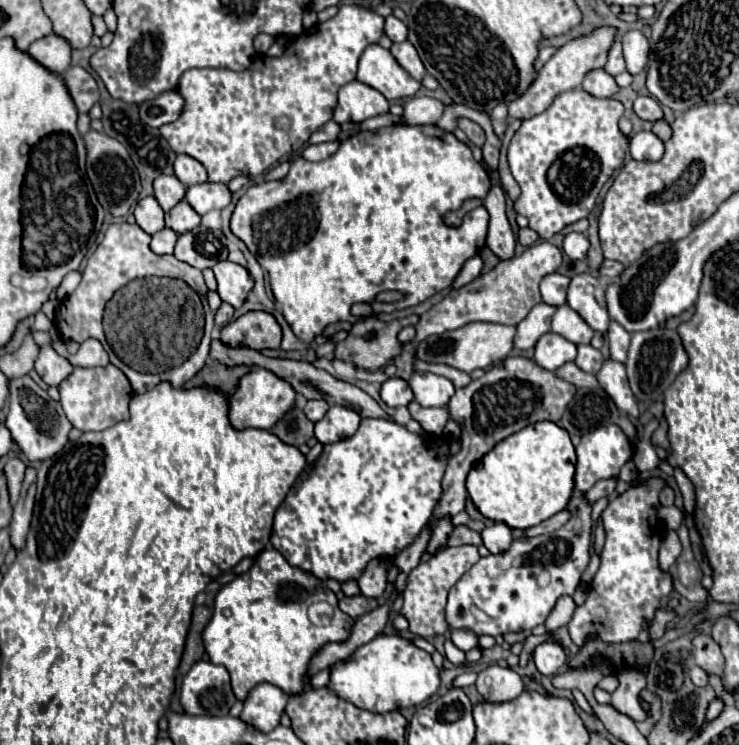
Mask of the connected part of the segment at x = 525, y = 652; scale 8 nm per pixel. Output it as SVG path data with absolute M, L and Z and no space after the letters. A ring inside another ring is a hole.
M546 632L543 635L534 635L530 634L527 639L524 641L525 643L523 644L522 651L519 656L519 666L525 667L528 664L528 661L531 657L531 654L533 650L543 642L548 642L550 641L551 638L551 633Z

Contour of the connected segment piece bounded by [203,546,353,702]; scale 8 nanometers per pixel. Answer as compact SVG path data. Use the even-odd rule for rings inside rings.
M269 546L263 552L259 552L255 564L245 574L237 576L233 582L219 590L215 598L213 618L203 630L203 644L211 662L223 664L229 670L235 698L243 702L249 696L249 692L261 682L269 682L289 696L299 694L311 682L309 664L313 654L329 642L345 642L351 634L351 628L353 620L345 612L341 612L341 608L337 606L337 596L317 576L287 564L285 558ZM313 602L329 602L333 606L335 614L327 626L315 626L307 618L307 608Z

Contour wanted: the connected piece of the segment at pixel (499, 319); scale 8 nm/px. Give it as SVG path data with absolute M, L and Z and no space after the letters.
M549 242L533 244L521 256L499 262L491 272L477 276L473 282L469 282L459 290L451 290L439 304L435 304L429 312L421 314L415 326L417 334L413 342L421 342L427 336L441 334L447 330L457 330L475 320L517 326L529 314L529 310L541 302L541 294L539 294L541 278L545 274L555 272L559 264L561 264L561 250Z

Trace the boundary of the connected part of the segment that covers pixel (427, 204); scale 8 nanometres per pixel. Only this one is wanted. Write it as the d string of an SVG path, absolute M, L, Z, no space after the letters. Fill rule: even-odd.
M395 124L395 126L387 126L387 128L379 128L373 132L359 132L355 136L349 136L345 142L341 142L339 150L329 156L327 160L321 162L309 162L305 158L297 158L291 164L291 170L287 174L287 178L283 180L275 180L275 182L263 182L263 184L255 184L251 186L237 202L235 212L231 216L231 230L237 238L241 238L249 252L257 258L257 262L269 272L271 278L271 290L275 294L275 300L281 304L281 312L287 320L287 324L291 326L293 334L297 338L305 338L305 340L313 340L315 334L321 334L321 330L327 324L333 322L341 322L347 320L351 322L351 306L357 302L367 302L371 304L371 308L375 312L393 312L393 310L401 310L401 308L409 308L409 306L417 306L419 302L427 300L429 296L441 292L443 288L449 288L453 278L459 274L461 266L465 264L465 260L477 256L481 252L481 248L485 246L485 236L487 236L487 224L489 224L489 212L485 210L485 206L479 206L475 210L471 210L469 214L465 214L461 226L453 228L447 226L443 222L443 216L449 210L459 210L461 204L467 198L479 198L483 200L487 196L491 188L491 180L489 174L485 172L485 168L473 158L471 150L461 144L451 132L441 130L435 124L427 124L427 126L407 126L407 124ZM385 290L397 290L403 294L403 300L399 302L377 302L377 294L385 292Z

